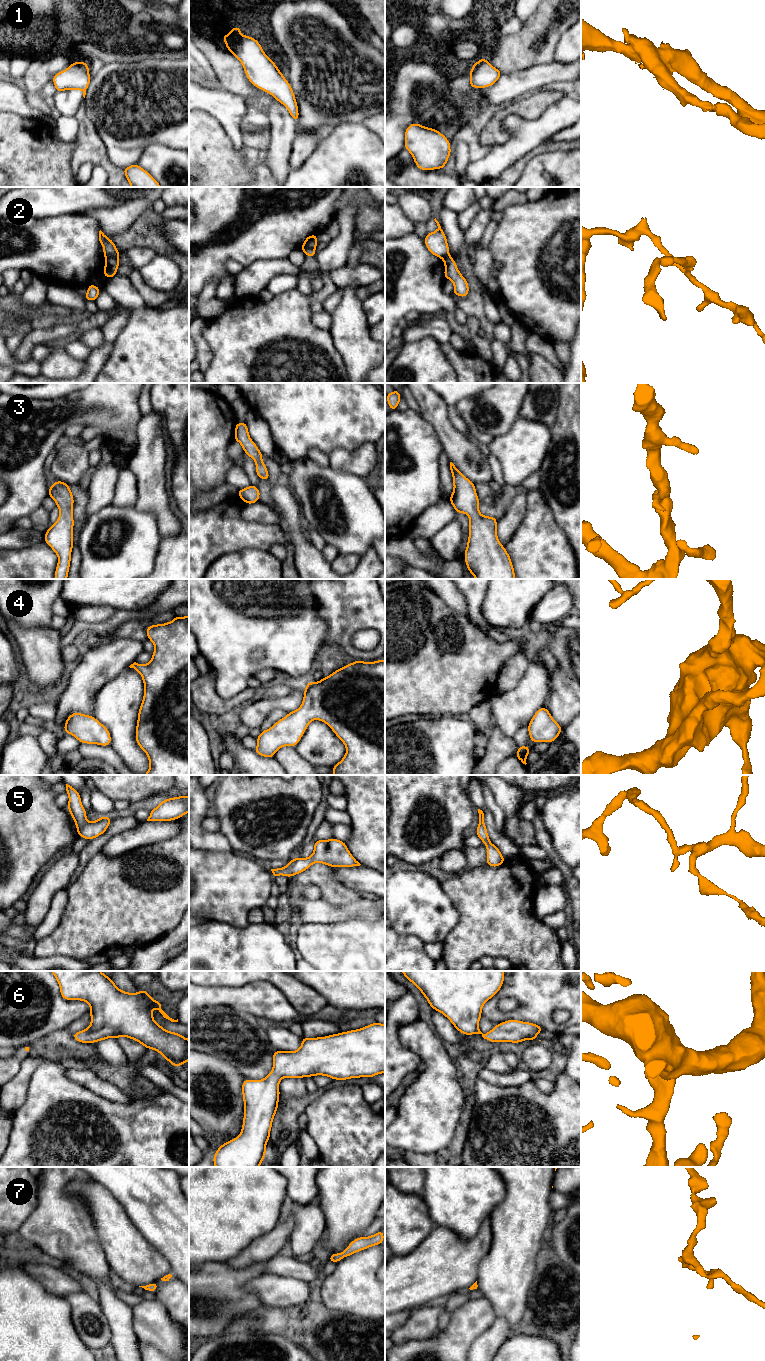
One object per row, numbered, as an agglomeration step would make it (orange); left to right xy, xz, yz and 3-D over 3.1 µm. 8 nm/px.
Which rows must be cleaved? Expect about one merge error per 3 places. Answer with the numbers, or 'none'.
2

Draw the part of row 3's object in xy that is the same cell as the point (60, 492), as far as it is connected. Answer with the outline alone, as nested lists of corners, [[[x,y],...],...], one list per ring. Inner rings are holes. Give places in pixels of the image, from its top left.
[[[58,480],[48,488],[48,496],[55,501],[60,511],[58,520],[44,534],[44,541],[58,556],[55,579],[67,579],[74,545],[74,498],[69,486]]]

